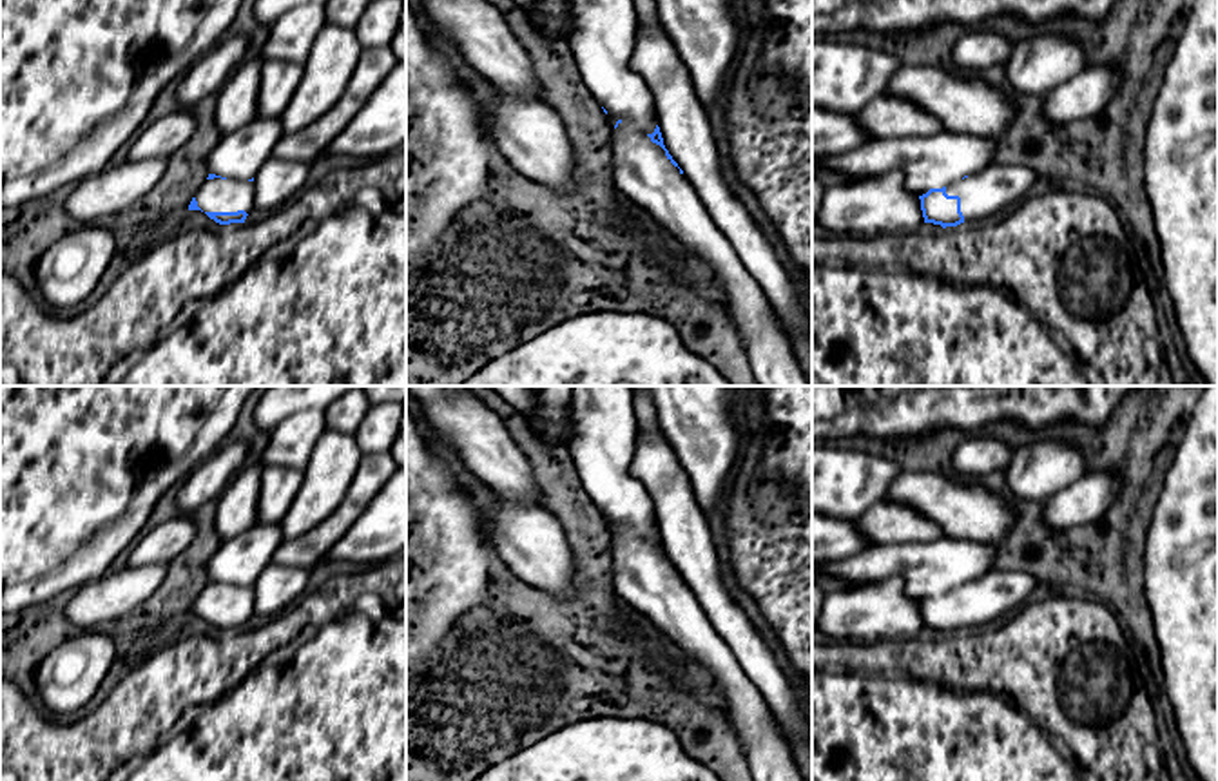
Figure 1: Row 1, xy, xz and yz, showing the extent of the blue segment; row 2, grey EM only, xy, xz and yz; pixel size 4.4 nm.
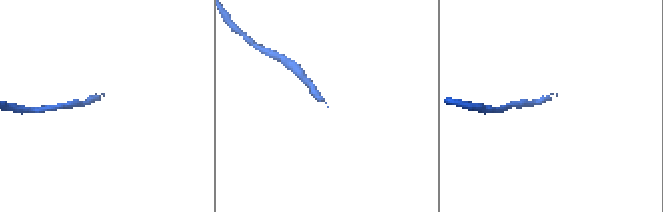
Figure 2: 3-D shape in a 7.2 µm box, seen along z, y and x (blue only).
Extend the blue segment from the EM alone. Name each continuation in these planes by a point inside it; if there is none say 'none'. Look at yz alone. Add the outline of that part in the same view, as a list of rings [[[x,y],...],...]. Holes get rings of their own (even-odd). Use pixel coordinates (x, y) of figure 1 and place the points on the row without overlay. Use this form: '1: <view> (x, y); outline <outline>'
1: yz (995, 593); outline [[[991,569],[961,587],[950,589],[946,600],[959,602],[964,629],[975,629],[1022,607],[1037,585],[1037,578],[1026,571]]]

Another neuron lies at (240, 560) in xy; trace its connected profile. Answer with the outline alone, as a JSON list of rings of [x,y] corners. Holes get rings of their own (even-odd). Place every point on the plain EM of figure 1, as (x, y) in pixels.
[[[256,524],[225,540],[207,565],[208,580],[237,587],[256,583],[283,540],[279,524]]]

